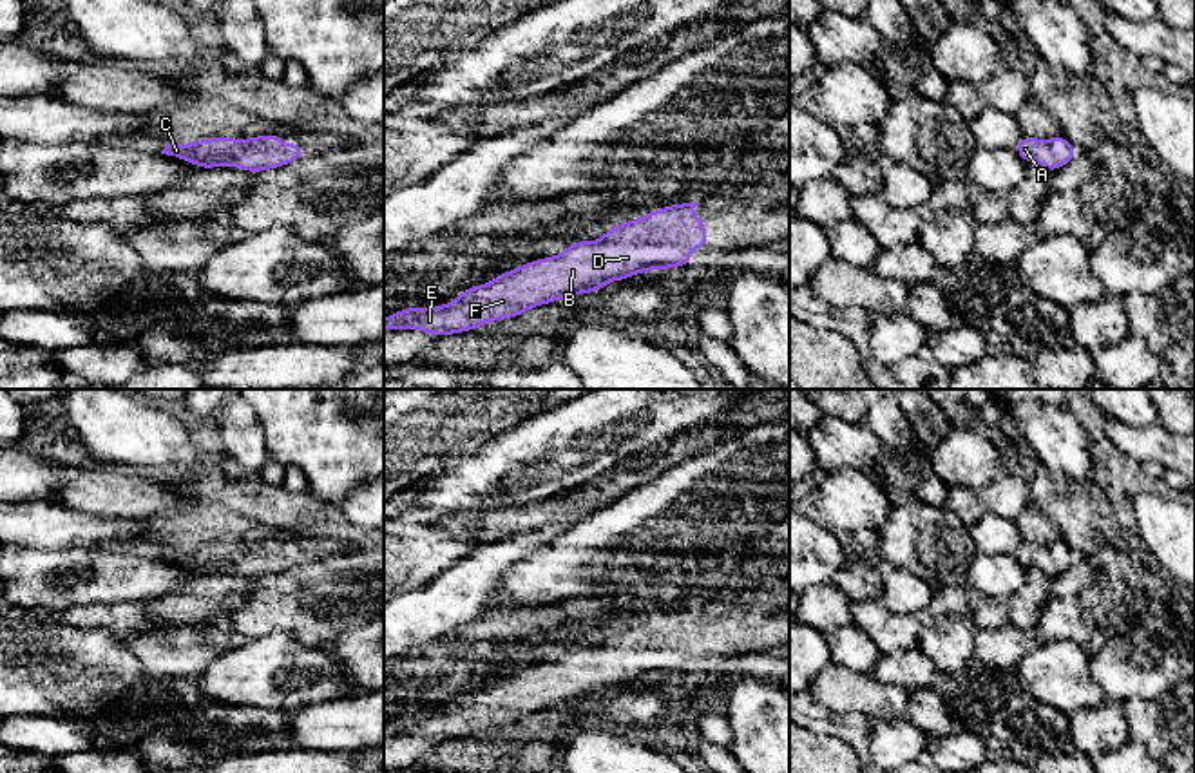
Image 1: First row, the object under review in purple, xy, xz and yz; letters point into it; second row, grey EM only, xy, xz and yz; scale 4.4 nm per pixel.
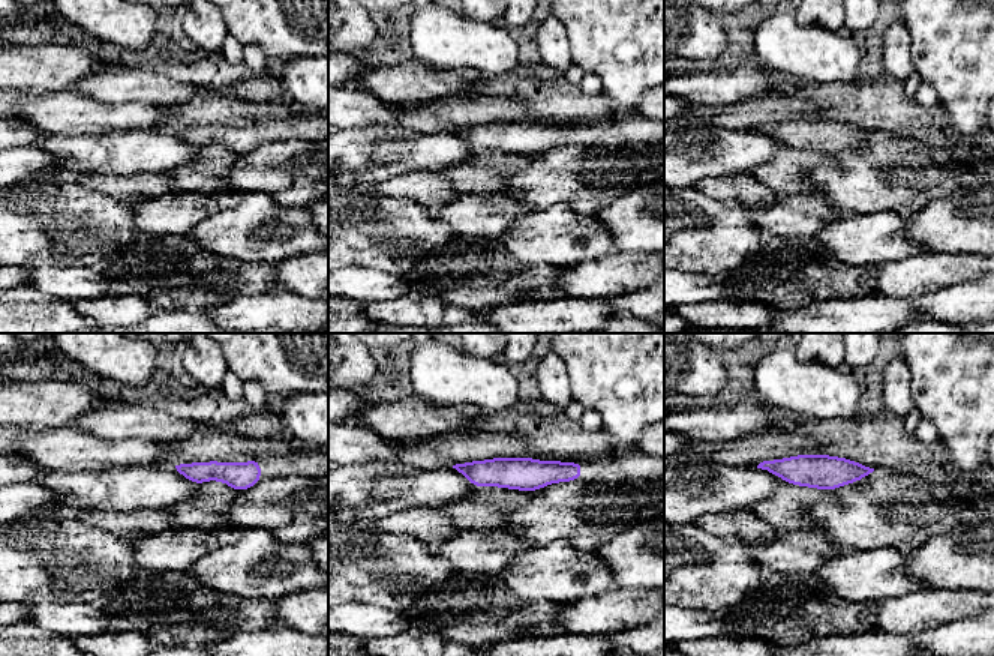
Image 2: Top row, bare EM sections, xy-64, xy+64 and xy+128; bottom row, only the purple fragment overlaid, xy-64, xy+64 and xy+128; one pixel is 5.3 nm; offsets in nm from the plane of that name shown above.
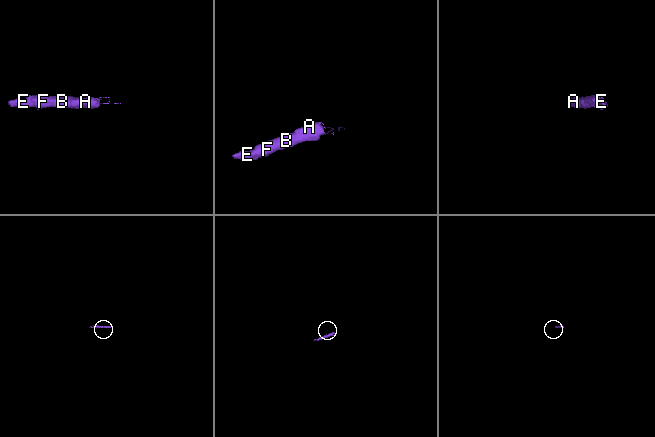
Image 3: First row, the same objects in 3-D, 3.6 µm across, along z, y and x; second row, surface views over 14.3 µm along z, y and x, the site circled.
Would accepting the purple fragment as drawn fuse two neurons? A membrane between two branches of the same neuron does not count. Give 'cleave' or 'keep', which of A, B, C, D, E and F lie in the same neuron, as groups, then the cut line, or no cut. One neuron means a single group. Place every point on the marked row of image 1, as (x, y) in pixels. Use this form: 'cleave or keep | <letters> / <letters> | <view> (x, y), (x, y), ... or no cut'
keep | A B C D E F | no cut

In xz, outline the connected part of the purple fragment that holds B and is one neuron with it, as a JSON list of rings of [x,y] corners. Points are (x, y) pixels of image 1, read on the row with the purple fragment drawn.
[[[697,205],[657,208],[607,230],[596,243],[574,241],[556,257],[541,257],[462,290],[458,301],[404,308],[384,319],[384,329],[422,329],[433,337],[464,333],[569,295],[594,293],[641,272],[690,266],[690,248],[708,248],[708,230],[693,215]]]

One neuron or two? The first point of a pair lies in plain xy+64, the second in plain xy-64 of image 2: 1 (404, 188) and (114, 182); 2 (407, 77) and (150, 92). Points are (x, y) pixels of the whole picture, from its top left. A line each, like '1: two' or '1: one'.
1: one
2: one

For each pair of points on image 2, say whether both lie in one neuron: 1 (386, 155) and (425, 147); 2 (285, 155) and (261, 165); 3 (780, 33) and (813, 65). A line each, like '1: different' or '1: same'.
1: same
2: same
3: same

